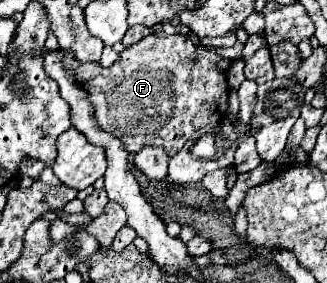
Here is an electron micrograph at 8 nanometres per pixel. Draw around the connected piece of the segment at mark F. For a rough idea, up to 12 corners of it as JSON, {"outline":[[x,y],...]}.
{"outline":[[147,35],[109,69],[65,67],[129,153],[173,157],[225,117],[221,59],[183,35]]}

